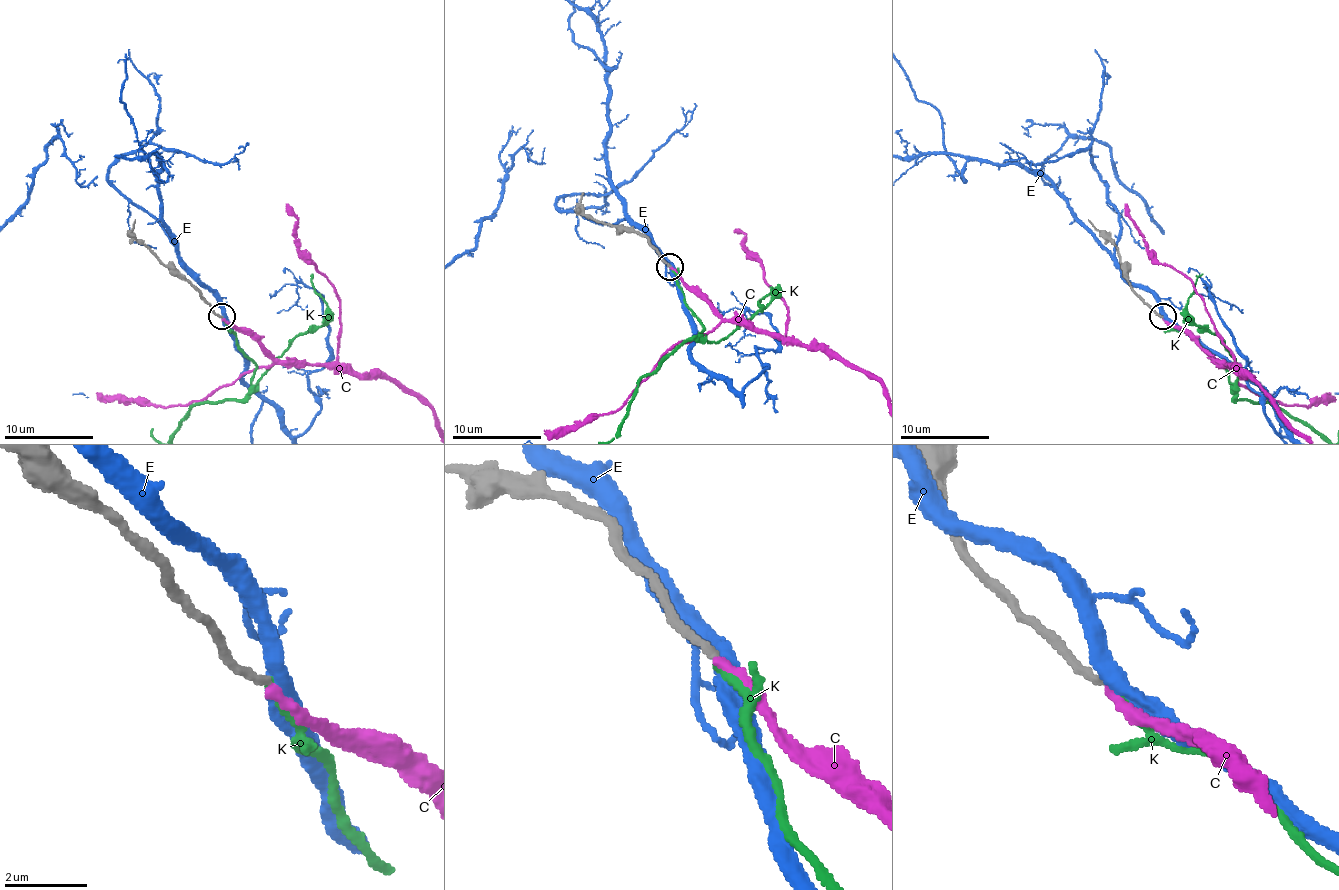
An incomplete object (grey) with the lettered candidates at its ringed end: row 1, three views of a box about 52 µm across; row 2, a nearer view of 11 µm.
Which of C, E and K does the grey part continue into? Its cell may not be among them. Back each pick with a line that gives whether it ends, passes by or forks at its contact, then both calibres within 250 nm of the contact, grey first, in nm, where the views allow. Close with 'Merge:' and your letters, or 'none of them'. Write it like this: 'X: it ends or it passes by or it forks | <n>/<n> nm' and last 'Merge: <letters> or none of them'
K: it ends | 200/160 nm
Merge: K

